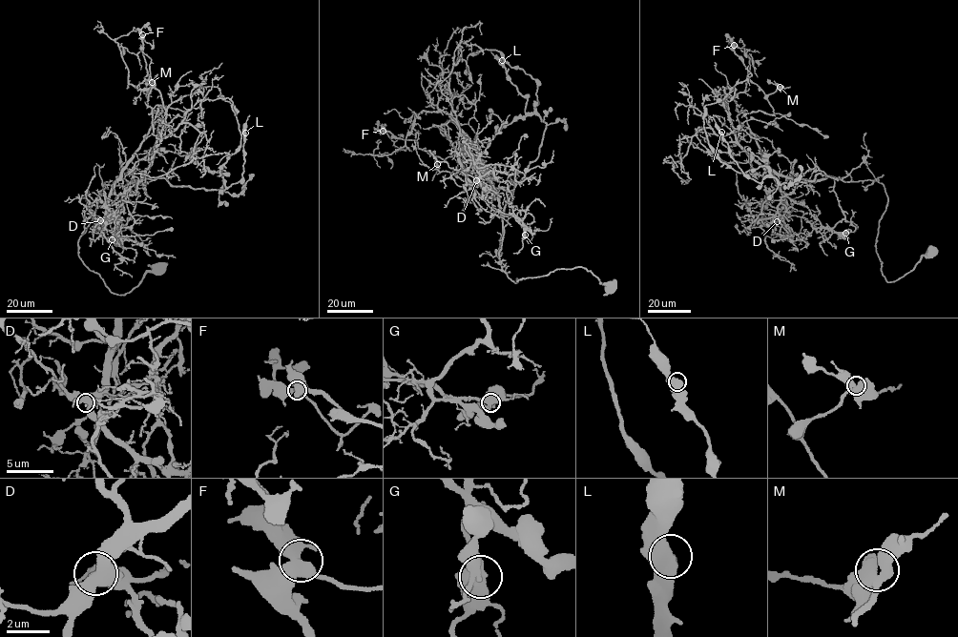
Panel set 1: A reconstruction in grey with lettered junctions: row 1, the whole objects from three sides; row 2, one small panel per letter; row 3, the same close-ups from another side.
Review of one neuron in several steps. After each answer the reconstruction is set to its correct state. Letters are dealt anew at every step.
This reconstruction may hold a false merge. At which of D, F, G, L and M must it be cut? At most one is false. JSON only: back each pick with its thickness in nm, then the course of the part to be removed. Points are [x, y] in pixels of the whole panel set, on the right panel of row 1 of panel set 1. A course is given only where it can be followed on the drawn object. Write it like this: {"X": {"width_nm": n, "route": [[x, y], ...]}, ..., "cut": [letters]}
{"G": {"width_nm": 480, "route": [[845, 234], [825, 228], [783, 195], [744, 114], [774, 114], [733, 47], [745, 54], [744, 49]]}, "cut": ["G"]}

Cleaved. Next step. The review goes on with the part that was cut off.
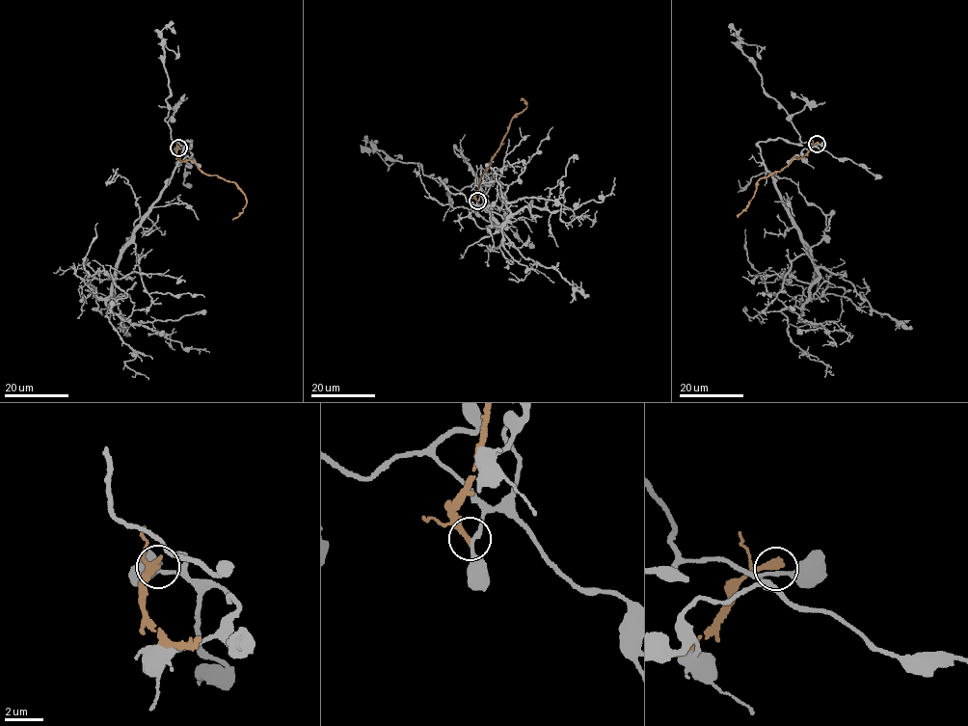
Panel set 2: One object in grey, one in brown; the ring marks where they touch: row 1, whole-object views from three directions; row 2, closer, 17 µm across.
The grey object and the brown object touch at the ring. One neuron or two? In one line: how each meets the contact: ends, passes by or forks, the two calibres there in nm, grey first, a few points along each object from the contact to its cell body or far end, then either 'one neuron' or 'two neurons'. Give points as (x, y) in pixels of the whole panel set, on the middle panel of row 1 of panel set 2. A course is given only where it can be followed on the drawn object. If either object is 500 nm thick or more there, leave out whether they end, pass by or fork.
grey passes by; brown ends; calibres 180 and 340 nm; course grey (477, 201), (476, 174), (454, 147), (504, 228), (503, 198), (556, 201), (565, 222), (589, 210); course brown (477, 201), (474, 196), (483, 173), (500, 145), (512, 118), (527, 106), (524, 99), (521, 100); two neurons

